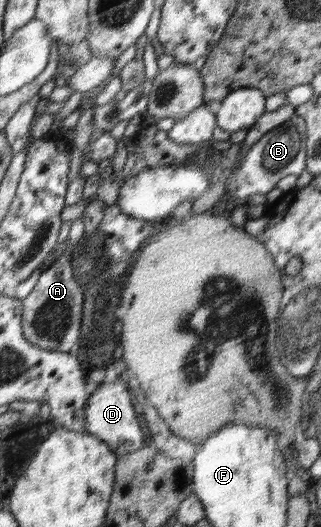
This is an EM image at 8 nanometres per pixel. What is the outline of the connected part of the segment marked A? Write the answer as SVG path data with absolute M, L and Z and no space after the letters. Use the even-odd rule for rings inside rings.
M83 217L72 221L68 233L69 245L65 253L57 258L41 275L33 290L22 301L22 332L25 339L40 349L51 351L74 352L77 348L83 321L83 287L73 277L71 251L84 233Z

